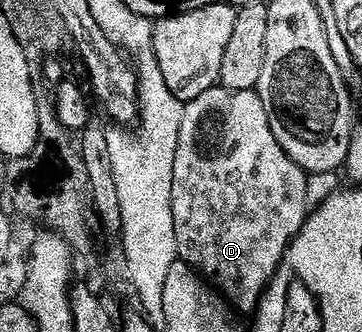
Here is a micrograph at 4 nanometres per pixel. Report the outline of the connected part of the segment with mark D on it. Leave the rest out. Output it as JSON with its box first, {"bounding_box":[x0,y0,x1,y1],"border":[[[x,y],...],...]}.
{"bounding_box":[172,86,310,316],"border":[[[211,86],[185,105],[172,180],[172,216],[178,256],[208,280],[239,315],[250,316],[257,311],[287,248],[302,230],[310,210],[307,180],[306,171],[288,157],[276,140],[257,91],[236,93]]]}

